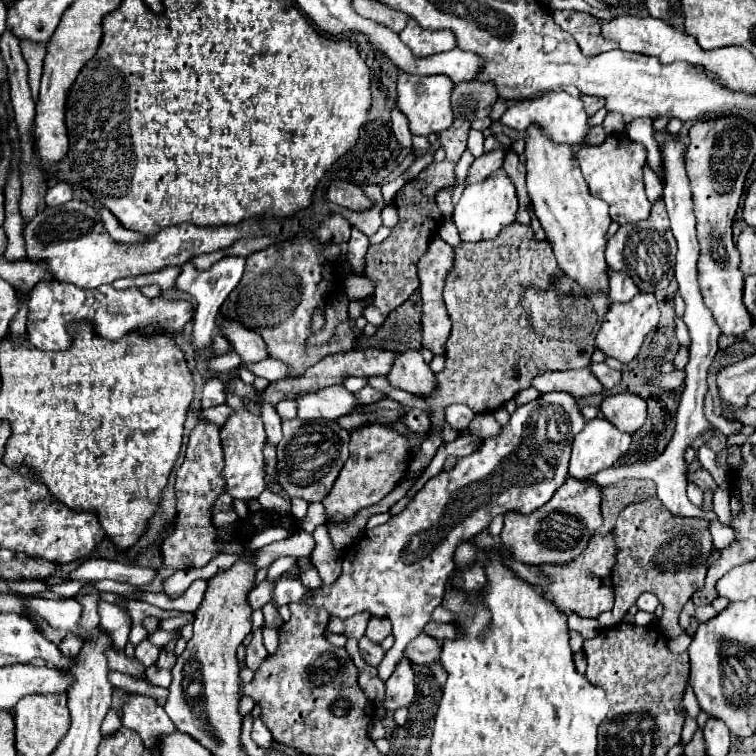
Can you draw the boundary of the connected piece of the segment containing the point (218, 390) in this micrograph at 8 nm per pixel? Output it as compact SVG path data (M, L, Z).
M207 381L205 387L203 387L203 401L201 401L201 407L207 409L207 407L213 407L213 405L221 405L225 399L225 393L223 393L223 381Z

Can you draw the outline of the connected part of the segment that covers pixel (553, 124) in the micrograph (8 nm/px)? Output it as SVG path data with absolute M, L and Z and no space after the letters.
M561 91L561 93L545 93L543 97L539 99L533 99L533 101L521 101L513 107L509 107L503 117L499 119L503 125L507 127L513 127L517 131L525 131L529 127L529 123L537 123L553 141L557 143L567 143L567 145L583 145L585 141L585 135L591 131L591 125L589 125L589 115L585 113L585 107L583 107L583 101L581 99L575 99L571 97L569 93Z

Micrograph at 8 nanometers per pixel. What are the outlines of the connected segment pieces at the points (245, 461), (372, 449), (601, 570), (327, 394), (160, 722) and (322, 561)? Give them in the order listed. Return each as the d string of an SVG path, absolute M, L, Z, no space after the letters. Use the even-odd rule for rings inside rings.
M235 393L227 395L226 404L233 409L227 423L221 427L221 443L225 453L225 467L223 467L223 479L225 479L225 493L229 493L235 499L257 499L261 491L265 489L265 459L263 459L263 447L267 445L267 433L263 427L261 417L247 411L247 407L240 401Z
M369 425L351 433L349 451L351 455L343 471L339 473L331 493L323 499L329 523L347 521L359 509L379 503L401 481L401 475L407 471L407 465L411 459L405 437L401 437L397 431L383 425Z
M611 533L591 537L587 551L583 551L575 561L567 565L539 565L539 569L553 579L553 585L547 589L547 597L559 607L559 611L575 611L581 617L597 617L603 611L613 609L613 591L603 583L603 577L611 573L615 563L615 543Z
M343 385L323 387L323 391L301 393L295 397L295 401L299 409L297 415L301 419L337 419L349 415L357 407L353 393L349 393Z
M125 693L121 705L121 725L141 735L143 745L151 751L157 739L175 731L175 725L167 717L165 709L153 699L139 693Z
M319 525L313 531L313 537L317 545L315 545L315 551L311 553L311 561L317 567L323 583L333 583L341 571L341 557L337 551L331 549L331 539L327 535L325 525Z

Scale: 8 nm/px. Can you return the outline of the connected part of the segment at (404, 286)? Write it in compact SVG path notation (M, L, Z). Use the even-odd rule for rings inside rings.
M457 119L457 121L453 121L453 125L447 131L443 131L439 135L441 145L447 149L447 157L441 163L431 163L413 181L409 181L405 187L401 187L397 191L395 205L397 205L397 211L399 211L399 223L391 229L389 239L385 239L383 243L377 243L377 245L369 245L369 249L367 249L363 275L367 279L371 279L373 283L383 283L383 285L379 285L379 293L375 297L383 297L381 301L385 301L385 303L393 303L393 295L395 295L395 305L401 305L419 287L417 261L427 251L429 241L431 241L433 233L437 231L437 227L441 225L441 219L443 219L443 213L435 205L435 191L455 183L455 165L457 165L461 153L467 149L469 127L471 125L467 121Z

